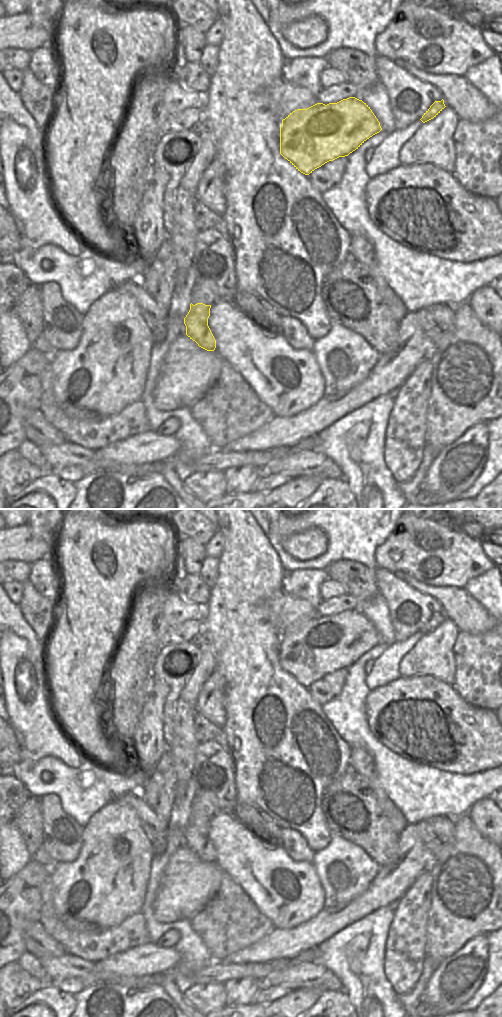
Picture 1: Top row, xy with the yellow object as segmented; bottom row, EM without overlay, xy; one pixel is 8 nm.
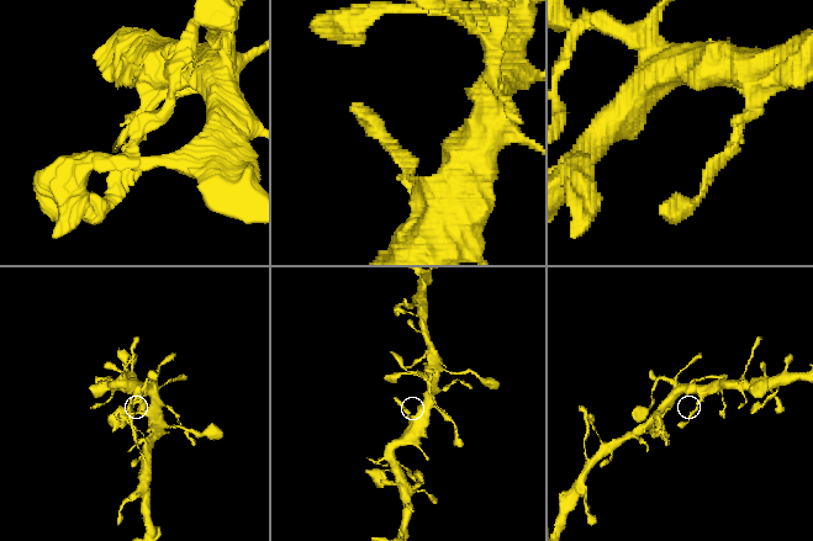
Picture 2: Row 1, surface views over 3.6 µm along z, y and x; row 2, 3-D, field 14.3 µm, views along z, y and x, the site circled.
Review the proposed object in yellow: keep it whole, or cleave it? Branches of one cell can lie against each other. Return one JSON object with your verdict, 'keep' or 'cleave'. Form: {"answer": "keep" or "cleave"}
{"answer": "keep"}

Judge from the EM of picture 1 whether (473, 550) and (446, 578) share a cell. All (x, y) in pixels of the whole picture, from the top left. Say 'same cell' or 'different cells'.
same cell

